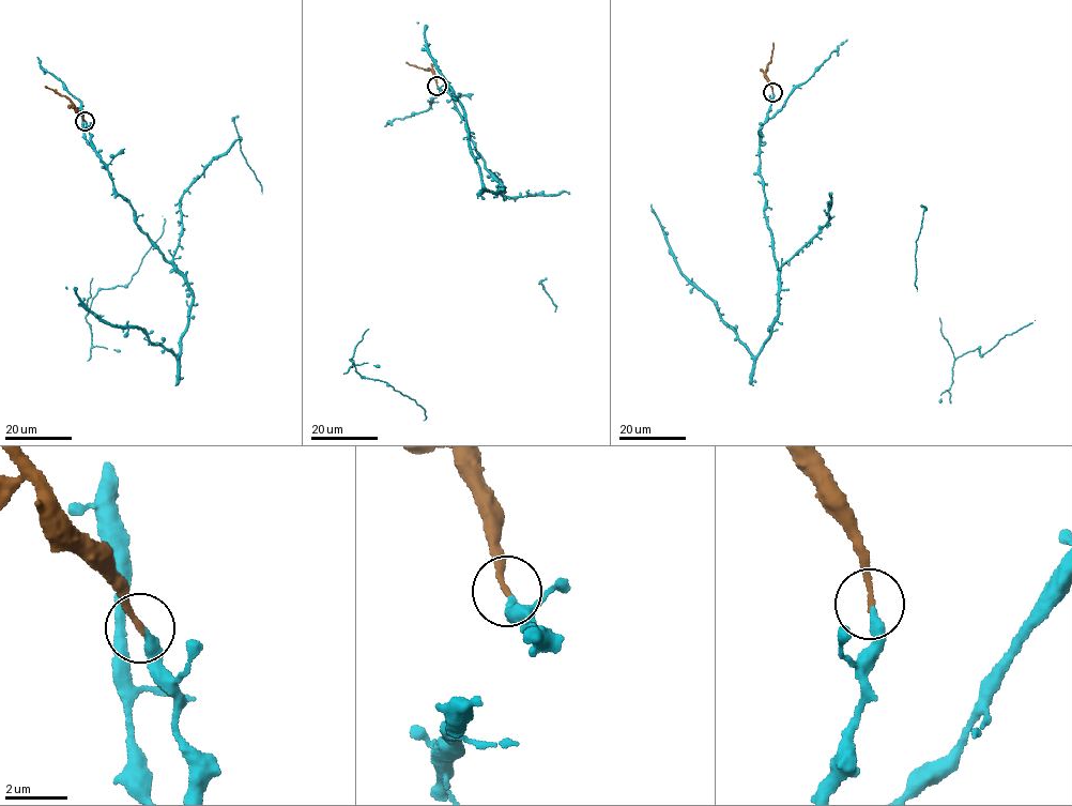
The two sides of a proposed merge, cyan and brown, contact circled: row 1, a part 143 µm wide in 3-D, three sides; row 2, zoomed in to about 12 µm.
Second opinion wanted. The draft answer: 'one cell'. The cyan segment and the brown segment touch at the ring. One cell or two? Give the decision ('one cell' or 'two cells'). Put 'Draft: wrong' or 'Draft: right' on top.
Draft: right
one cell

